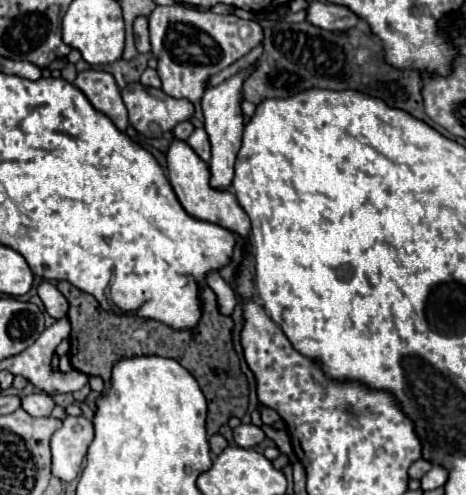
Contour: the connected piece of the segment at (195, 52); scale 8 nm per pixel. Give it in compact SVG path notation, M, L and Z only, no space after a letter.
M158 6L148 16L150 22L150 42L152 42L152 54L158 60L158 74L162 80L162 90L172 98L186 98L190 102L200 102L204 94L204 84L208 76L220 72L222 68L230 66L244 54L248 54L254 46L262 40L262 28L256 22L242 20L234 14L214 14L214 12L196 12L182 6Z

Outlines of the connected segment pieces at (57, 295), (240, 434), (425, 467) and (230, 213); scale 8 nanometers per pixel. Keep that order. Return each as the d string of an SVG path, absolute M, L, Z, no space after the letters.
M42 282L38 286L38 296L42 298L44 302L44 308L46 312L54 318L54 320L60 320L66 316L68 312L68 300L64 298L64 294L50 282Z
M240 424L234 428L234 442L240 448L252 448L264 440L264 432L254 424Z
M420 458L420 460L416 460L416 462L410 466L410 472L408 472L408 474L410 474L410 478L422 478L430 468L432 468L432 464L430 464L428 460L422 460L422 458Z
M174 140L170 144L170 148L168 148L168 180L170 180L170 184L172 184L174 192L176 192L182 208L190 216L194 216L198 220L218 224L218 226L234 232L236 236L248 240L248 236L250 236L250 220L248 220L246 212L242 210L242 206L238 204L236 196L232 192L220 192L220 190L210 188L208 178L210 178L208 164L202 162L186 142Z

